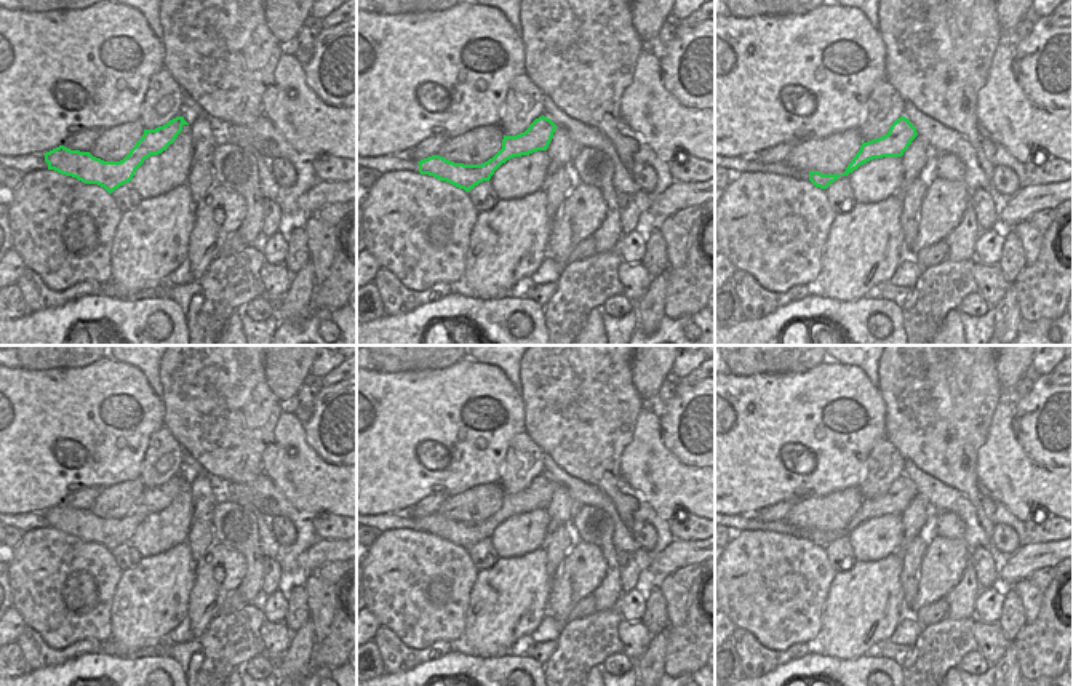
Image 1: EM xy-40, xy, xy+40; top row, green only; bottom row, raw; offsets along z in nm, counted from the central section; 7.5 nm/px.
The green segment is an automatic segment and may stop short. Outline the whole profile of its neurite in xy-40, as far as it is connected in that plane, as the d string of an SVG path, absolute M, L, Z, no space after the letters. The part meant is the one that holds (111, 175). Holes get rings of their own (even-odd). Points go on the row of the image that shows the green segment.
M176 117L155 130L144 130L142 138L120 162L104 162L90 152L70 150L59 146L45 155L48 170L77 177L85 184L98 184L112 193L120 185L130 182L136 170L150 155L158 155L174 142L182 126L189 125L184 117Z

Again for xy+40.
M900 117L891 125L884 136L862 142L860 150L856 154L843 174L822 174L819 171L809 171L809 181L816 187L827 189L840 176L848 176L860 165L873 158L902 157L916 136L916 128L910 123L910 120Z

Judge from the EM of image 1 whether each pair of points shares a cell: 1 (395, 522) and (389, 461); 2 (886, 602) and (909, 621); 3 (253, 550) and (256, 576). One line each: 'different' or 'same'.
1: different
2: different
3: same

